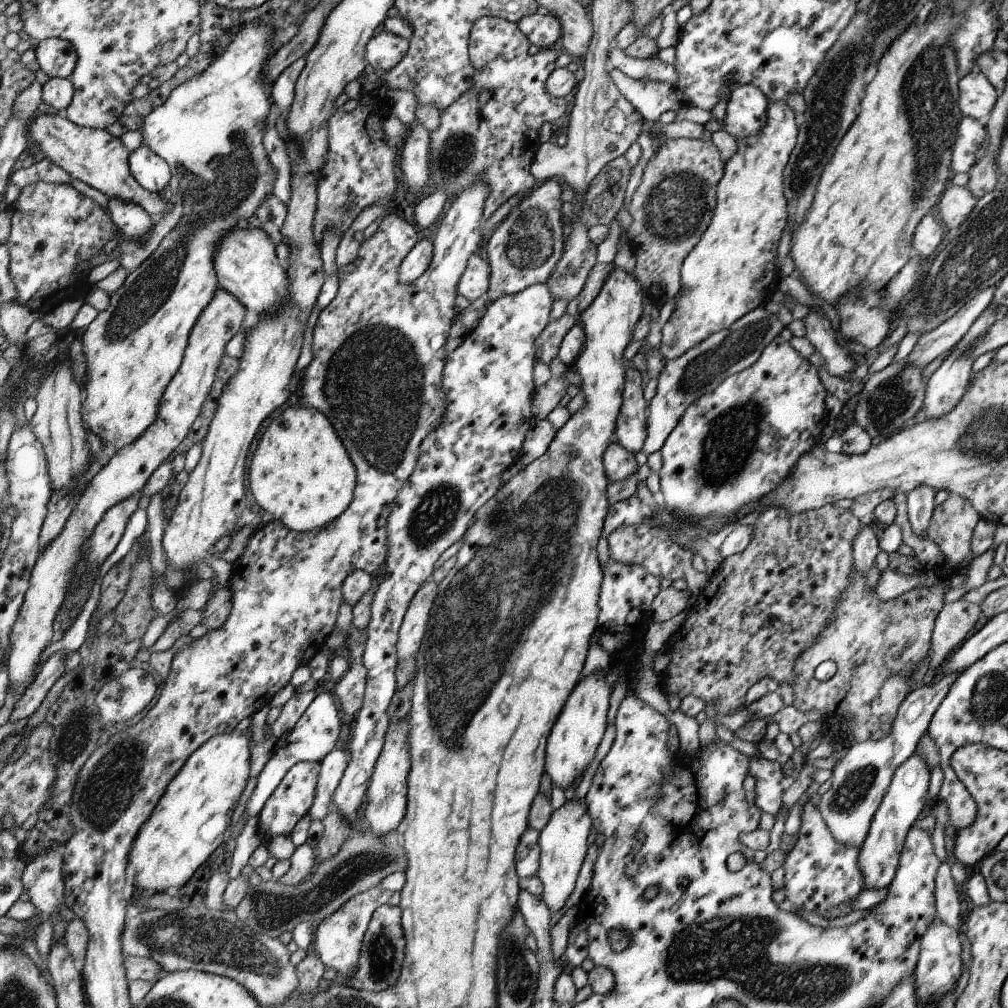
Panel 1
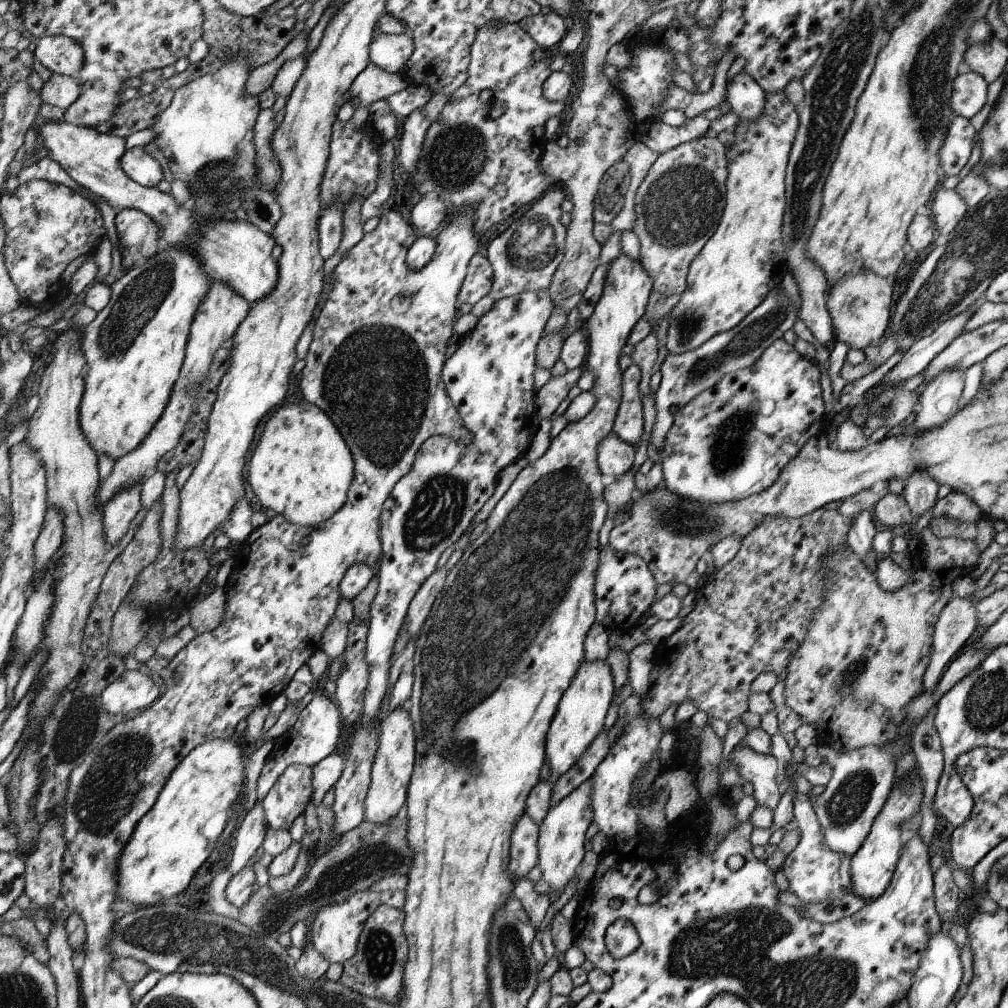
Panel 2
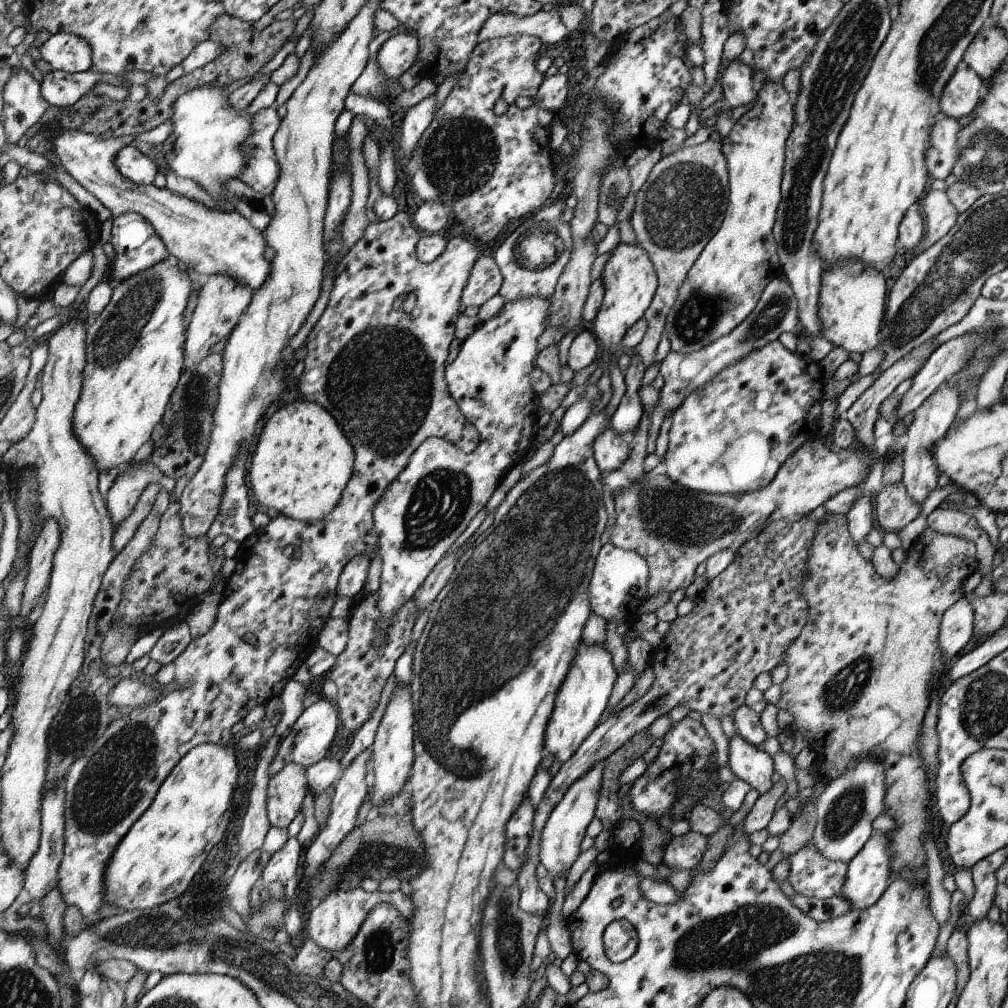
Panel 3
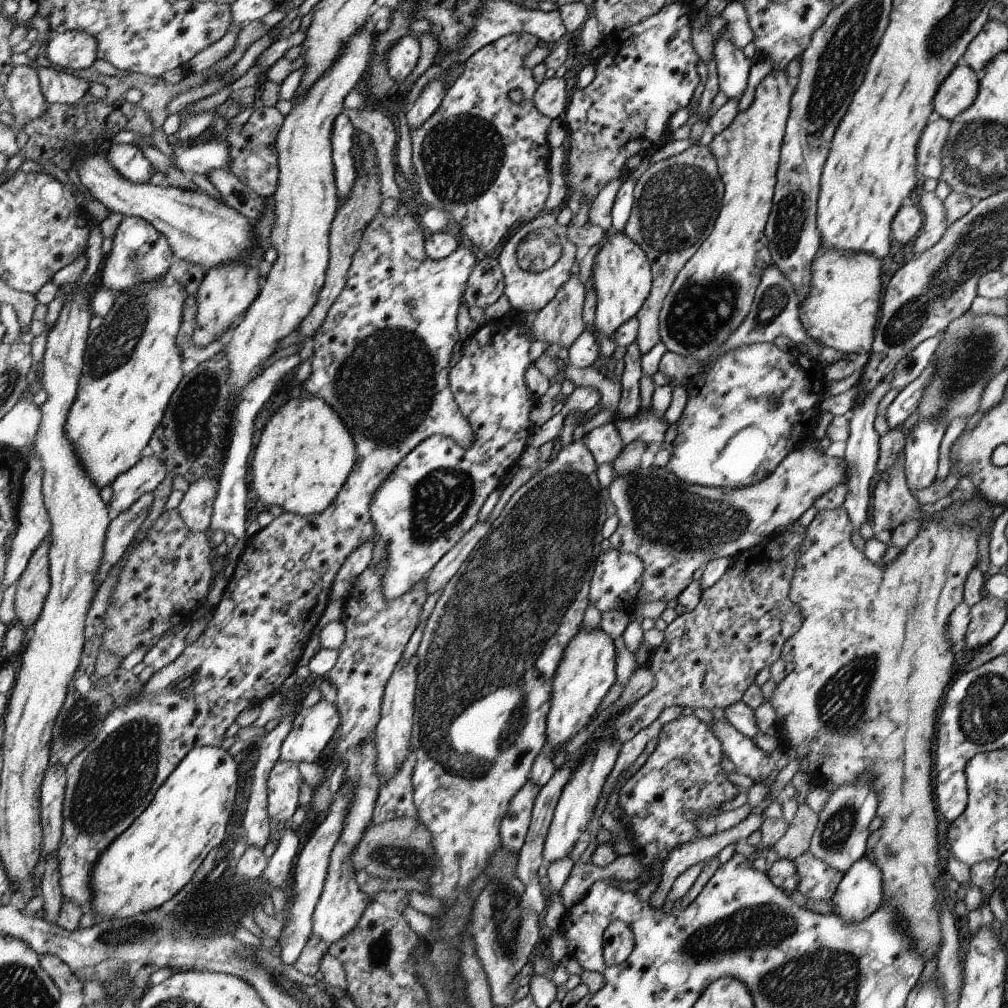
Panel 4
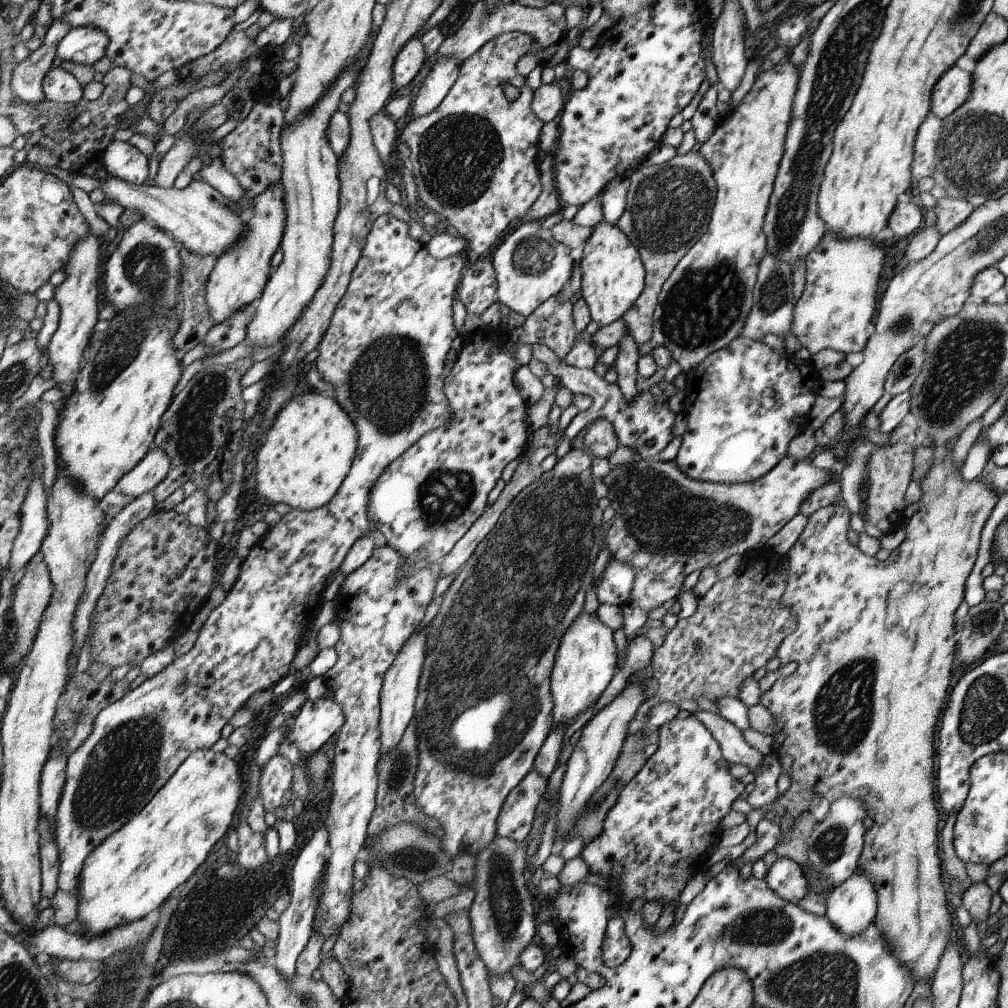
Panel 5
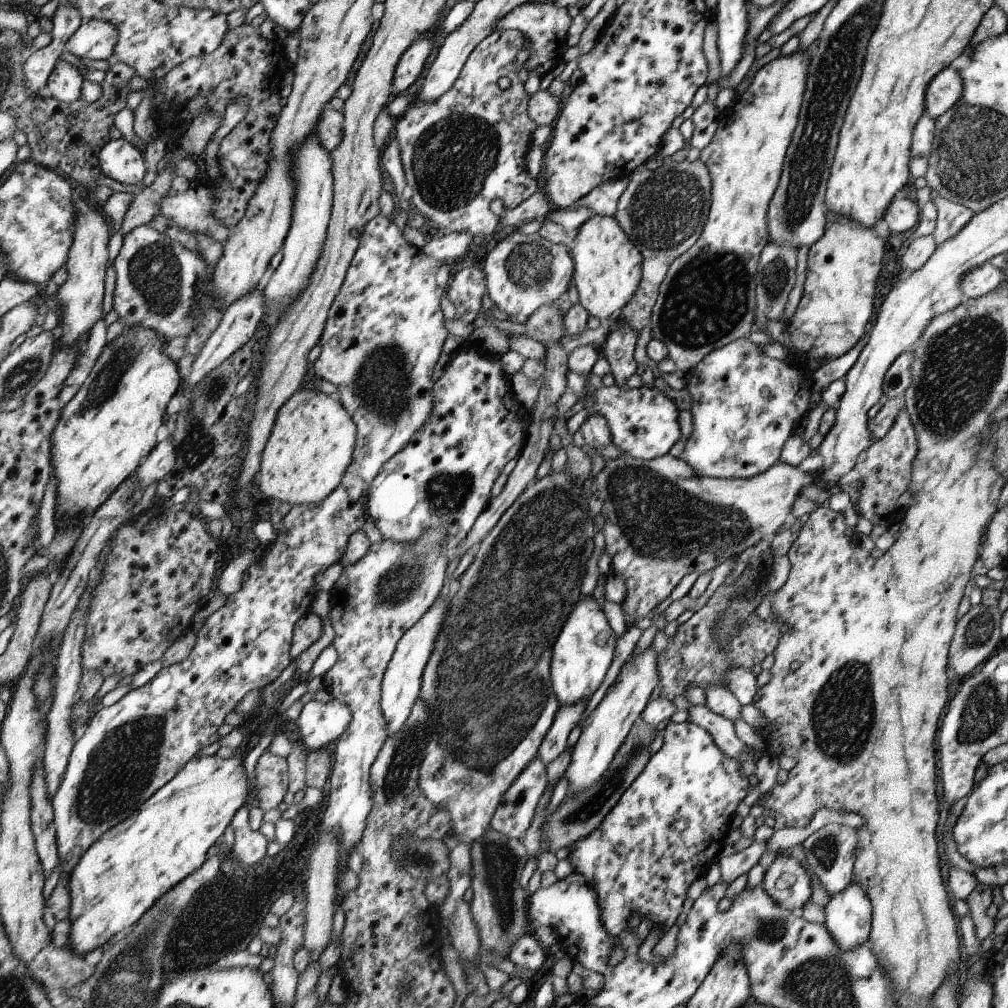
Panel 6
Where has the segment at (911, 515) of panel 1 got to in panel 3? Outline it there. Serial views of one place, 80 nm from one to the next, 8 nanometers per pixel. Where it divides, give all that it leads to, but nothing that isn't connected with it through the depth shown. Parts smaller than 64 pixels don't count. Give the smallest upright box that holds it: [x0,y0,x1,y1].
[902,382,960,504]

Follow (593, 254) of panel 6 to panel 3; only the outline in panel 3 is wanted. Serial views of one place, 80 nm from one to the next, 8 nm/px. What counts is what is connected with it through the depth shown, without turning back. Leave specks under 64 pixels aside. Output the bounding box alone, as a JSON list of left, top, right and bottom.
[588,241,657,353]

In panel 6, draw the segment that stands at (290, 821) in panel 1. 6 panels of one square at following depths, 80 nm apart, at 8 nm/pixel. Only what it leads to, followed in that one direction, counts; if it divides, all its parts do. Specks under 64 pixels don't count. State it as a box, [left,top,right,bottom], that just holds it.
[256,749,289,811]

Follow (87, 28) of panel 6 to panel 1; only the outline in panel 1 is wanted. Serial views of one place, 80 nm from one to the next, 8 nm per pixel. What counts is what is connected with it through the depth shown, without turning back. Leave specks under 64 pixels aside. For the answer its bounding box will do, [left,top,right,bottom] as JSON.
[35,37,78,78]

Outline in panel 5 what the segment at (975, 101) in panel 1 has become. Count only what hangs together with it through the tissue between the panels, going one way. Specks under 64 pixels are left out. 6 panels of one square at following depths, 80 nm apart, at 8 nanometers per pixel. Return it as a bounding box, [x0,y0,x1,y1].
[932,65,971,119]

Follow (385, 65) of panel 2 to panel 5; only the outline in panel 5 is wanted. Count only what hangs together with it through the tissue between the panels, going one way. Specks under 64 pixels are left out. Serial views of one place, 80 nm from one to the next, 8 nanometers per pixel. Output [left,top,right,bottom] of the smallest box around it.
[393,37,426,88]

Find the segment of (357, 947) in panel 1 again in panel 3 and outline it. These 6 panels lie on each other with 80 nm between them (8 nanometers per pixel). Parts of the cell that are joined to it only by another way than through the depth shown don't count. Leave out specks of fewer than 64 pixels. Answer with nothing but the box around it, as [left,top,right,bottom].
[306,887,412,956]

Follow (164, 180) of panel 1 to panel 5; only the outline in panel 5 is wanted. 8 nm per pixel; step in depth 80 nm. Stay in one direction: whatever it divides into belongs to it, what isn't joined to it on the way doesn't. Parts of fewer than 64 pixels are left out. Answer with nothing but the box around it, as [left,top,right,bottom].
[102,139,148,185]

